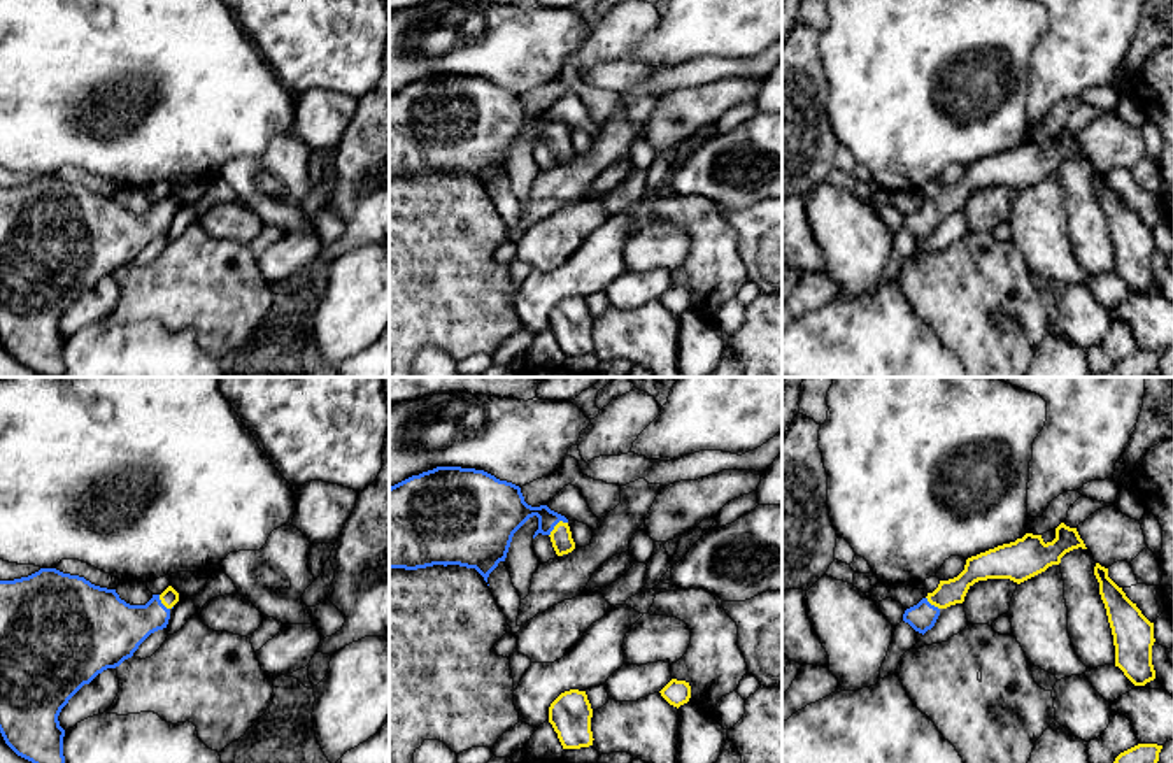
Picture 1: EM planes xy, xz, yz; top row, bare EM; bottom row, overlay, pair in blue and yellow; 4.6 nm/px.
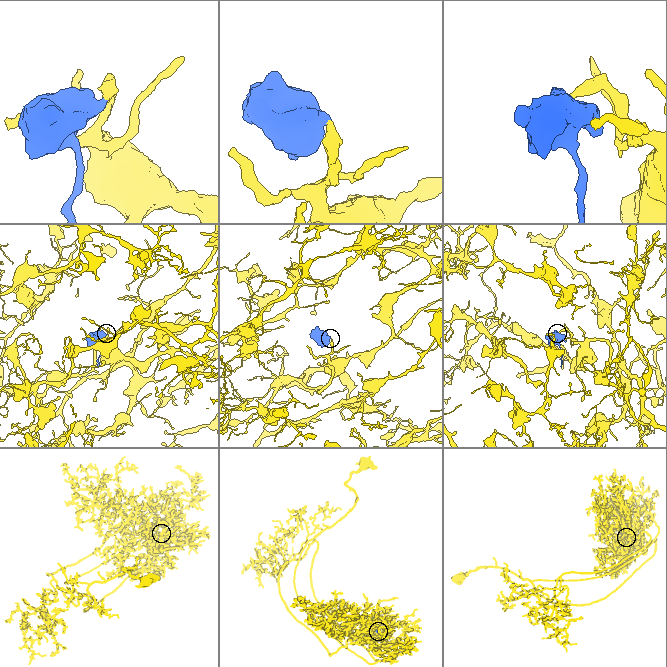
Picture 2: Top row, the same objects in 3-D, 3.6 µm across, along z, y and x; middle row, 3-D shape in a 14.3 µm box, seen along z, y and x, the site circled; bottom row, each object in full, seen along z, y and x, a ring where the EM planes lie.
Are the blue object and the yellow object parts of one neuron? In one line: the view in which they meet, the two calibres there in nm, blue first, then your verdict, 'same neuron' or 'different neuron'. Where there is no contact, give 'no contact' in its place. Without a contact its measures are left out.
meets blue in xz; 220 nm thick on the blue side, 100 nm on the other; same neuron

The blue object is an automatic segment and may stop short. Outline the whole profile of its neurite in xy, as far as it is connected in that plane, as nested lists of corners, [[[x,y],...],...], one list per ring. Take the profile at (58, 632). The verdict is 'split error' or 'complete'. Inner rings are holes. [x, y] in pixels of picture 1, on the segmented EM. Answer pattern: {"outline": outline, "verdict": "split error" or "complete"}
{"outline": [[[56,568],[0,581],[0,733],[32,763],[65,763],[58,716],[98,674],[119,667],[154,631],[167,628],[179,593],[168,586],[146,605],[130,605],[116,589]]], "verdict": "split error"}

